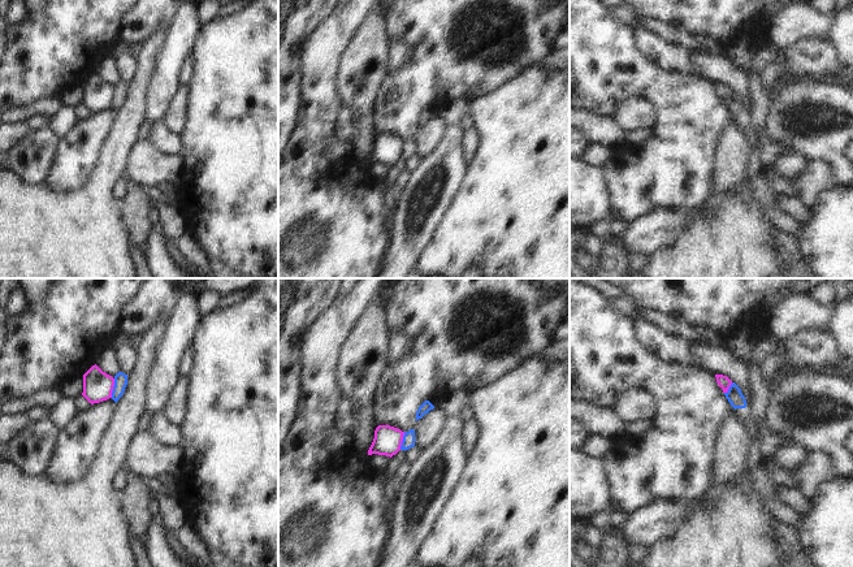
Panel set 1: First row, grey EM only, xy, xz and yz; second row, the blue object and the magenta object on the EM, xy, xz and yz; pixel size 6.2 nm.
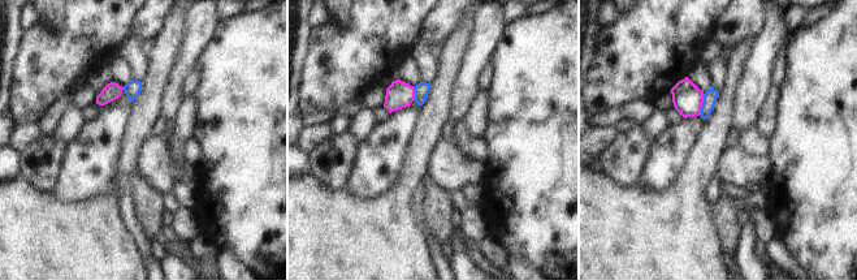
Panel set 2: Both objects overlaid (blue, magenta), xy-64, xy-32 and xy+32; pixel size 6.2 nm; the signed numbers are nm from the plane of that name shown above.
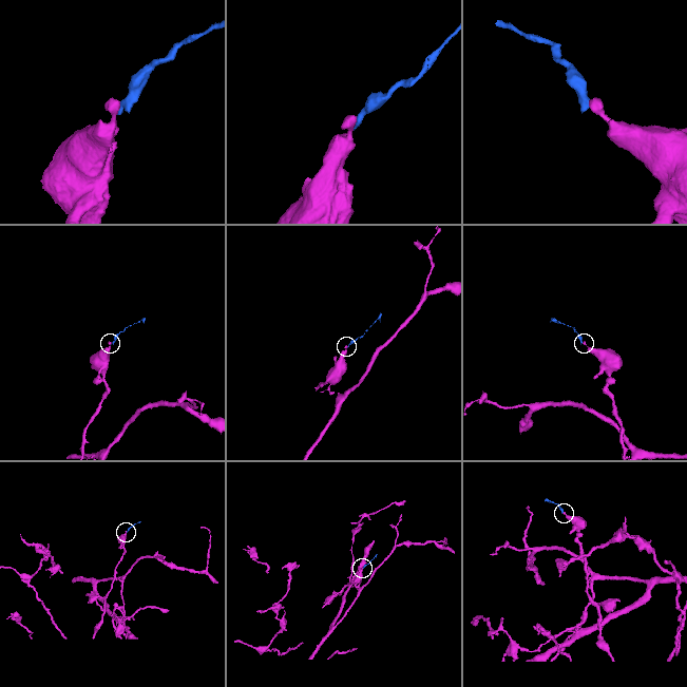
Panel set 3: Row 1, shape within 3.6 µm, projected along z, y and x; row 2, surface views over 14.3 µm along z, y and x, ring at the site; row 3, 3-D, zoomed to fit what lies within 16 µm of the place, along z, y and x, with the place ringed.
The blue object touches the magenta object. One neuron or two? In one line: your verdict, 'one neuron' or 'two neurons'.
two neurons

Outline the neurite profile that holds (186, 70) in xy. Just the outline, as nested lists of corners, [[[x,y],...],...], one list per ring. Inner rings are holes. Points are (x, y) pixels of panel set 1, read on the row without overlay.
[[[189,56],[179,70],[179,75],[178,75],[179,86],[187,86],[191,75],[192,75],[192,61],[191,57]]]

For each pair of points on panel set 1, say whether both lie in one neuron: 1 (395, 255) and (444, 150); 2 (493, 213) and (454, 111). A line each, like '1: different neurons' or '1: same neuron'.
1: same neuron
2: different neurons

